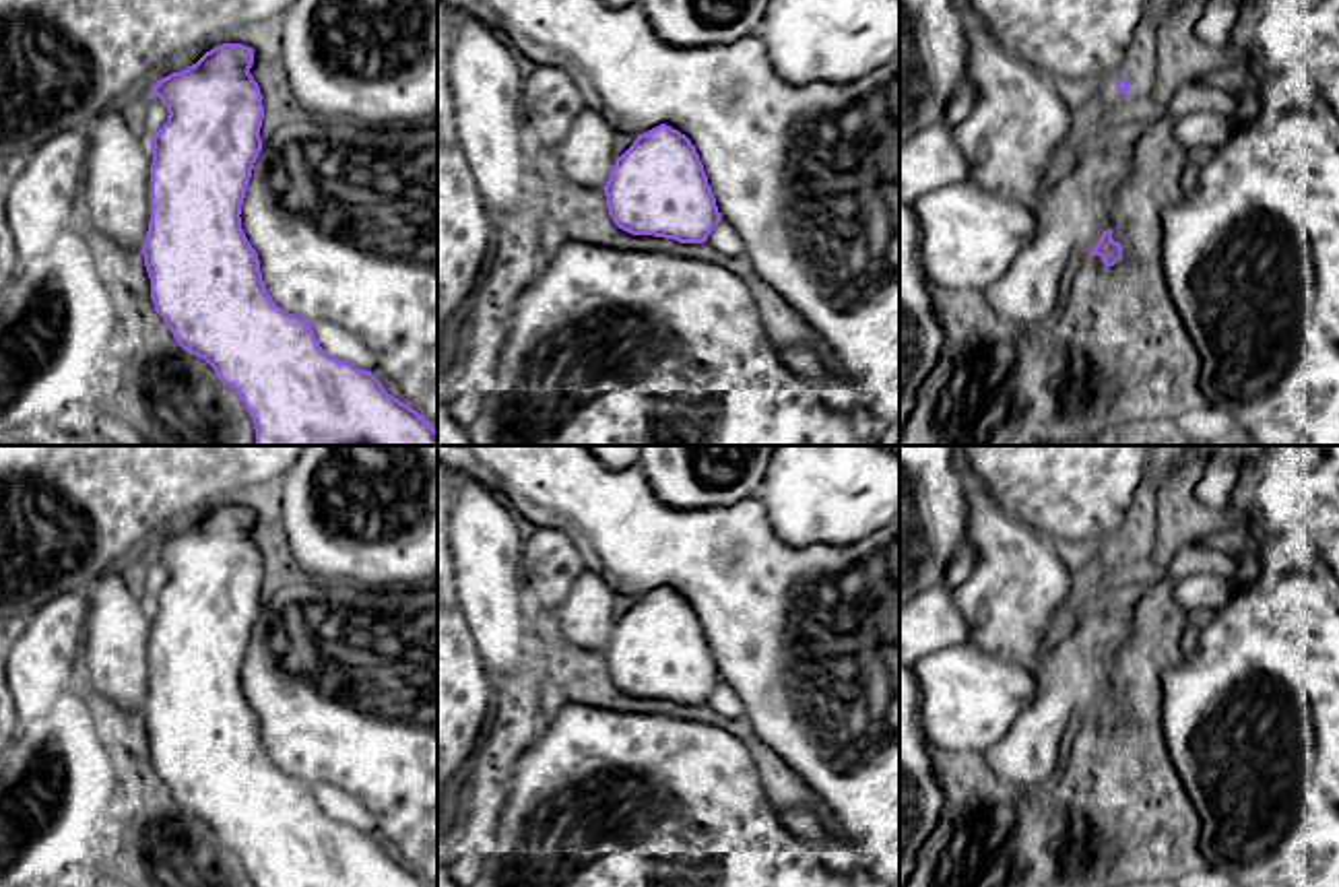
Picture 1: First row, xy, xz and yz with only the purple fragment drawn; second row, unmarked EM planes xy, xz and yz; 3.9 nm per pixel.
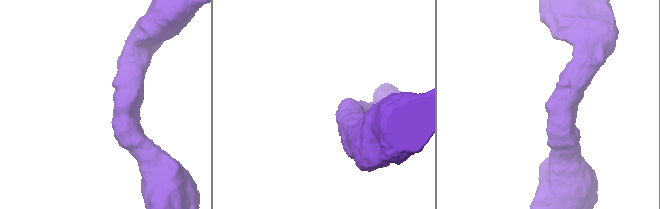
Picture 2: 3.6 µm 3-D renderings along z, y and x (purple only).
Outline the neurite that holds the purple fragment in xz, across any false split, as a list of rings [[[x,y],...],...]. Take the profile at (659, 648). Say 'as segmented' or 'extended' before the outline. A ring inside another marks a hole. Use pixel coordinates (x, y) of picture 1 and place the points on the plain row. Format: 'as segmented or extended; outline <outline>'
as segmented; outline [[[666,586],[638,596],[602,652],[613,685],[631,697],[704,705],[722,683],[695,609]]]

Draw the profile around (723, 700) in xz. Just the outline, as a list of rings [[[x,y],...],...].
[[[720,683],[712,695],[708,697],[708,705],[724,716],[724,718],[741,718],[745,716],[745,705],[743,699],[737,695],[737,691],[732,687],[728,687],[726,683]]]

